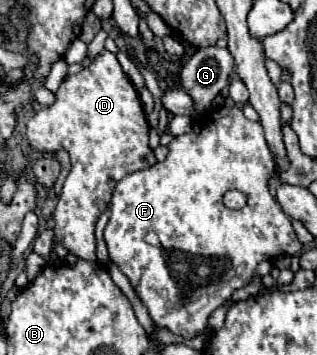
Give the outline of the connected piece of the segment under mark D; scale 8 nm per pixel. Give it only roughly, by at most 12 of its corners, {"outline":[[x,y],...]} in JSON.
{"outline":[[113,52],[67,74],[27,124],[67,150],[55,238],[95,258],[95,224],[153,166],[149,122]]}

